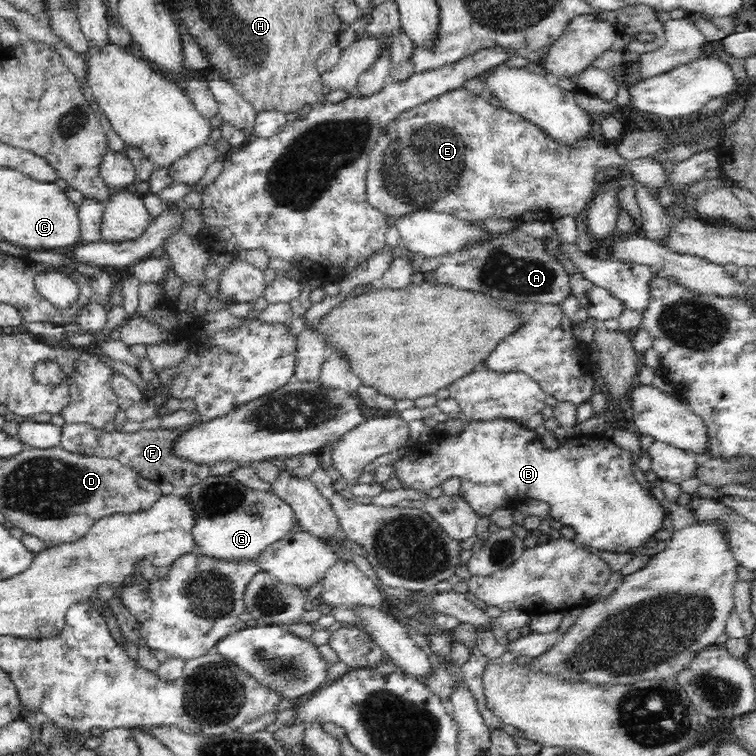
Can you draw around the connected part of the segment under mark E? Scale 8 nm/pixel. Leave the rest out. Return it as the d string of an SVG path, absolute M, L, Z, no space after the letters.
M463 87L457 90L449 91L443 96L424 102L420 106L416 106L412 110L406 110L396 120L388 123L388 126L381 131L375 145L368 153L368 164L366 171L366 198L368 204L375 208L378 212L386 216L395 216L398 218L403 214L411 213L415 210L435 210L444 214L451 214L456 218L474 223L474 221L484 221L487 218L509 218L516 221L524 222L553 222L563 216L574 216L576 214L585 213L590 202L595 196L596 191L600 187L600 183L596 180L597 174L605 175L607 168L618 168L623 174L632 174L632 180L646 183L648 186L660 187L666 182L668 173L650 157L638 158L636 160L626 160L615 151L611 151L600 141L595 139L579 142L576 146L559 146L551 138L536 125L533 125L528 119L525 119L507 109L493 106L490 101L484 100L481 96L471 94Z

